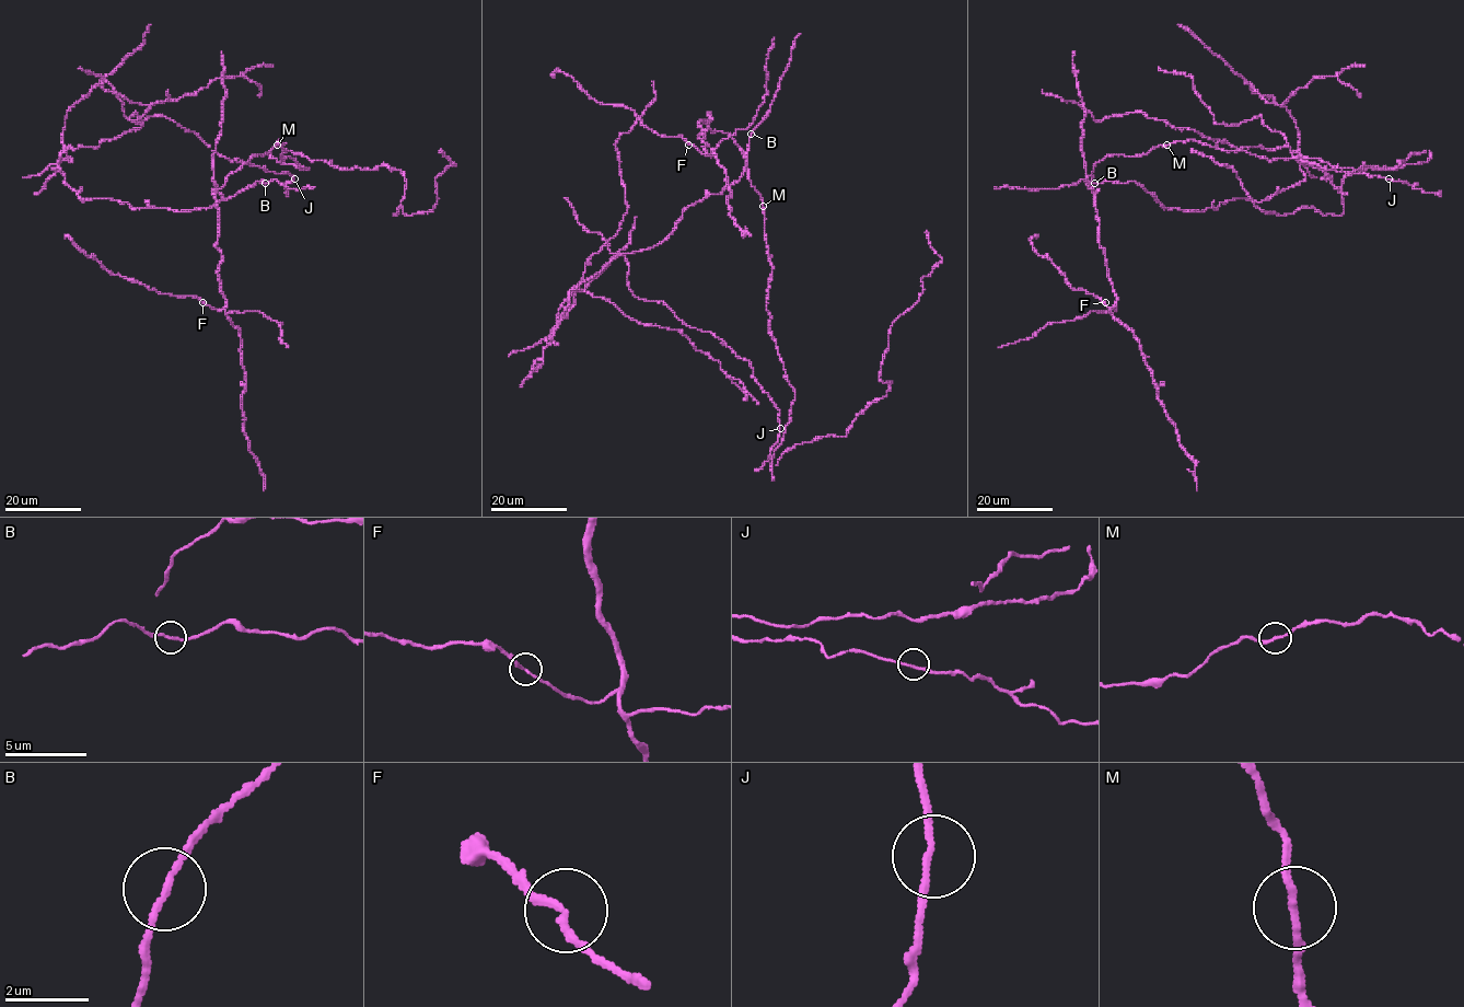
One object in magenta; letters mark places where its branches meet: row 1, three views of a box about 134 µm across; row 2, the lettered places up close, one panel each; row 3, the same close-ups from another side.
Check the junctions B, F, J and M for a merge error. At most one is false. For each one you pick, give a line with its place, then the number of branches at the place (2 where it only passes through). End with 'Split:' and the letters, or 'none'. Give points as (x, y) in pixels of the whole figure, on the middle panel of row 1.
Split: none

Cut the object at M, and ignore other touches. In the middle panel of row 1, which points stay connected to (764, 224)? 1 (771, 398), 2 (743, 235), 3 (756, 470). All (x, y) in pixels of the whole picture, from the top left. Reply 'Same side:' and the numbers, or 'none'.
Same side: 3

